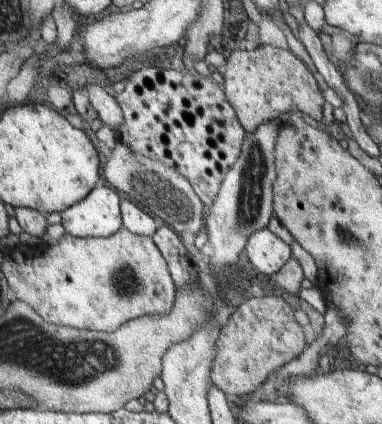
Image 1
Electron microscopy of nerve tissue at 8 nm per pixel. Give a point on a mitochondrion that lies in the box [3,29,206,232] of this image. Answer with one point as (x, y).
(165, 193)

